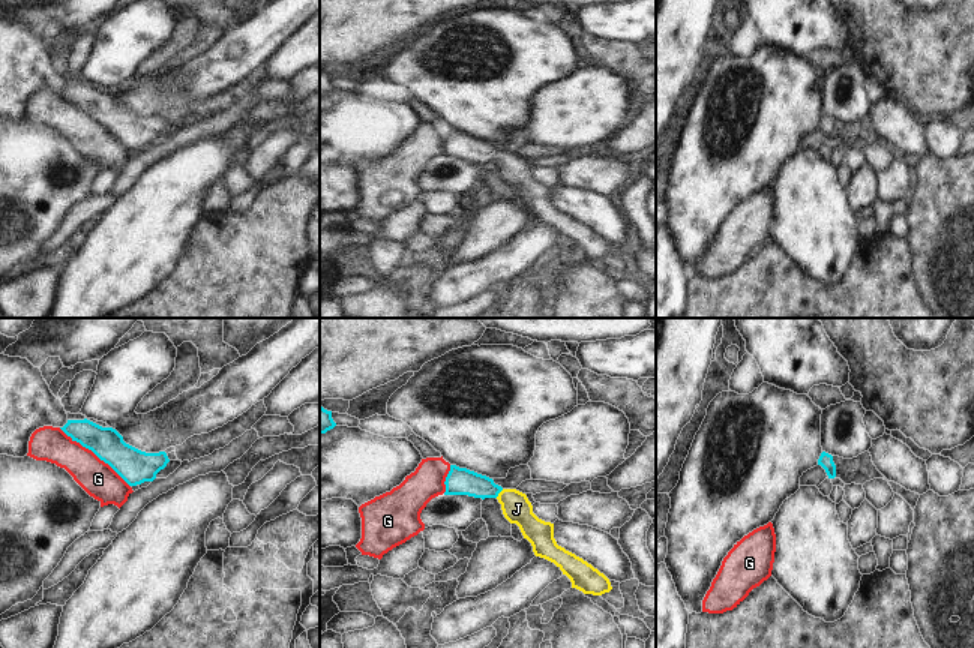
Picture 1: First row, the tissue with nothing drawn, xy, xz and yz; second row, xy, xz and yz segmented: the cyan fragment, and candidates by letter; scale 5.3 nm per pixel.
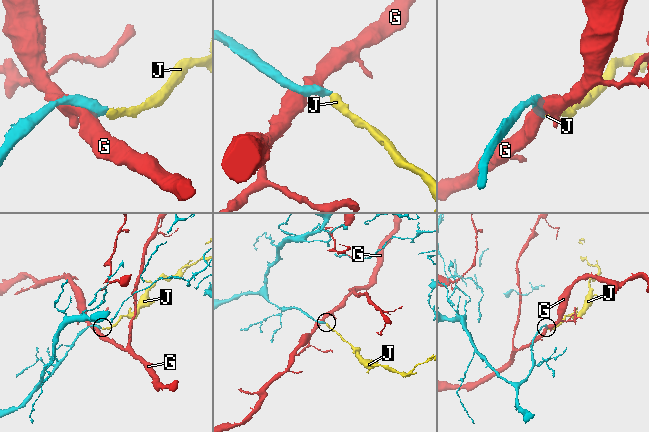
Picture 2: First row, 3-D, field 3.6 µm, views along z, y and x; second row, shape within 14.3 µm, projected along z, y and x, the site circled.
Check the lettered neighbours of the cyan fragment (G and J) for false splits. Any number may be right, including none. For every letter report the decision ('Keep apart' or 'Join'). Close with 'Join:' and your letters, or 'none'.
G: Keep apart
J: Join
Join: J

